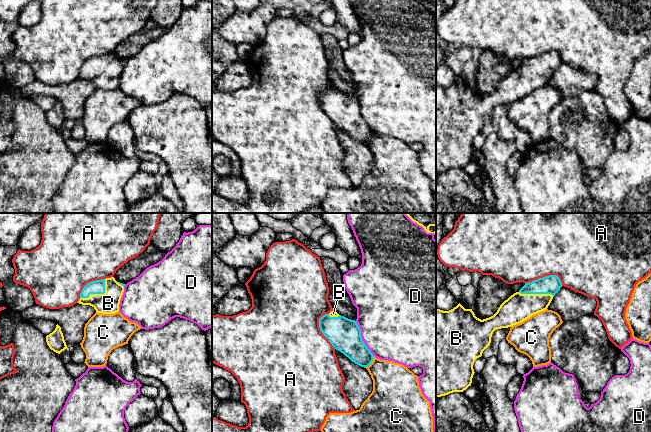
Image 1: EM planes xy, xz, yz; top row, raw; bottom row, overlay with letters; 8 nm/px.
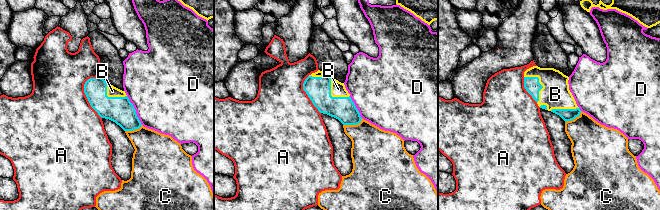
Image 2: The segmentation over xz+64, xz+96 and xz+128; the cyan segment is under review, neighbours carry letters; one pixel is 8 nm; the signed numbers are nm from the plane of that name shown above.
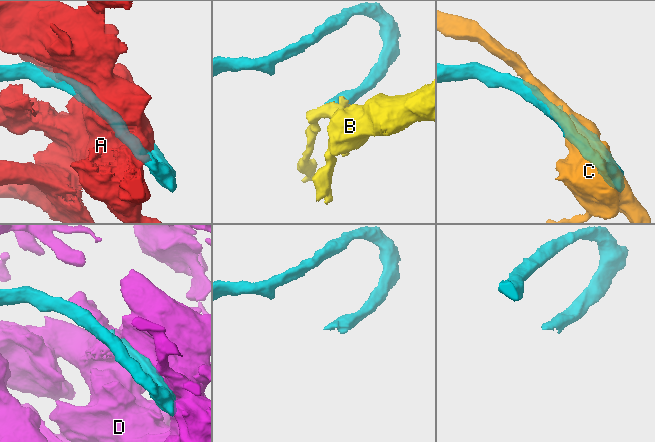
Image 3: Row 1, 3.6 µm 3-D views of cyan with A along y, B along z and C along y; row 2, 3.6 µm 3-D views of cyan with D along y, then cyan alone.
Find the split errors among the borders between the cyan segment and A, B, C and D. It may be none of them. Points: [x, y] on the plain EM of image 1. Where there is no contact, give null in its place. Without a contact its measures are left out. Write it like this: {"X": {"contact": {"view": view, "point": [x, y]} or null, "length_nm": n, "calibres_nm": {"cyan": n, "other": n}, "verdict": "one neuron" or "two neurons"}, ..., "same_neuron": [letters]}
{"A": {"contact": {"view": "yz", "point": [546, 52]}, "length_nm": 300, "calibres_nm": {"cyan": 150, "other": 460}, "verdict": "two neurons"}, "B": {"contact": {"view": "xy", "point": [98, 69]}, "length_nm": 260, "calibres_nm": {"cyan": 110, "other": 180}, "verdict": "one neuron"}, "C": {"contact": {"view": "xz", "point": [371, 138]}, "length_nm": 120, "calibres_nm": {"cyan": 220, "other": 340}, "verdict": "two neurons"}, "D": {"contact": {"view": "xz", "point": [361, 114]}, "length_nm": 320, "calibres_nm": {"cyan": 260, "other": 480}, "verdict": "two neurons"}, "same_neuron": ["B"]}

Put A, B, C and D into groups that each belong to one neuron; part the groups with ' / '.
A / B / C / D

